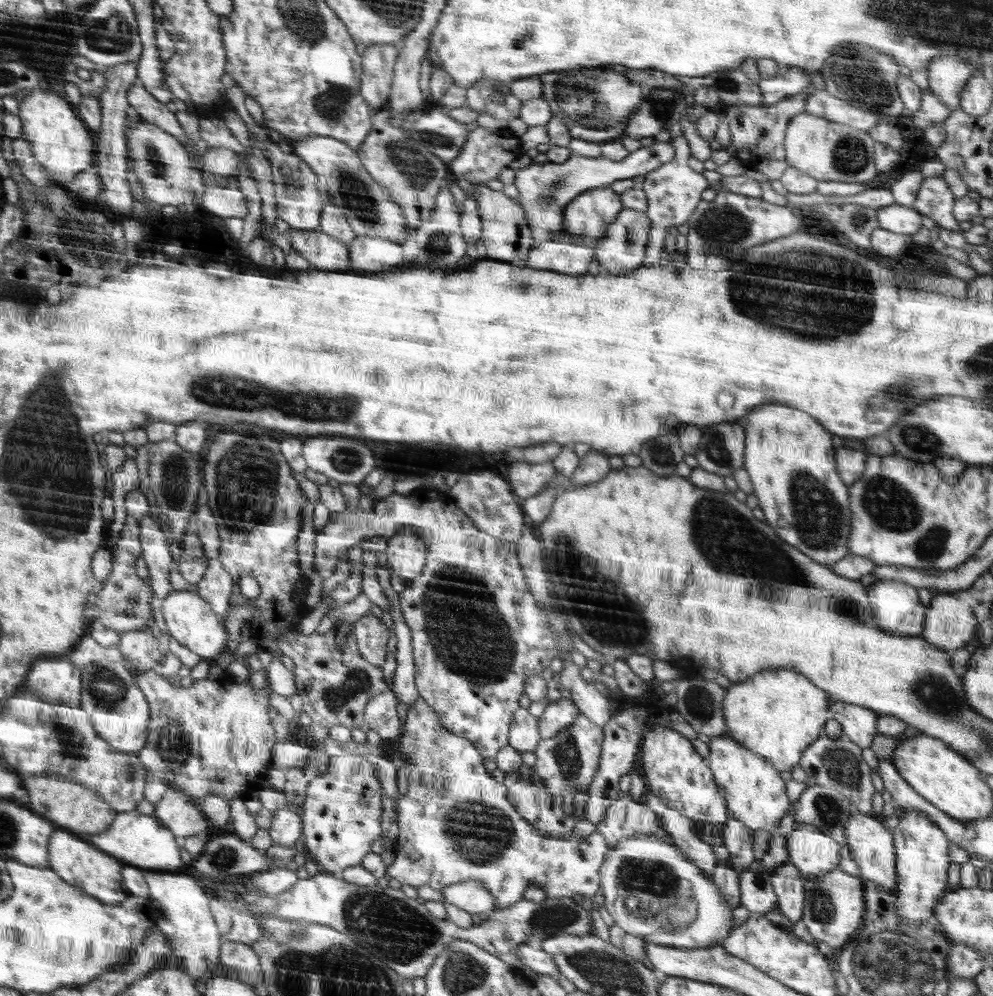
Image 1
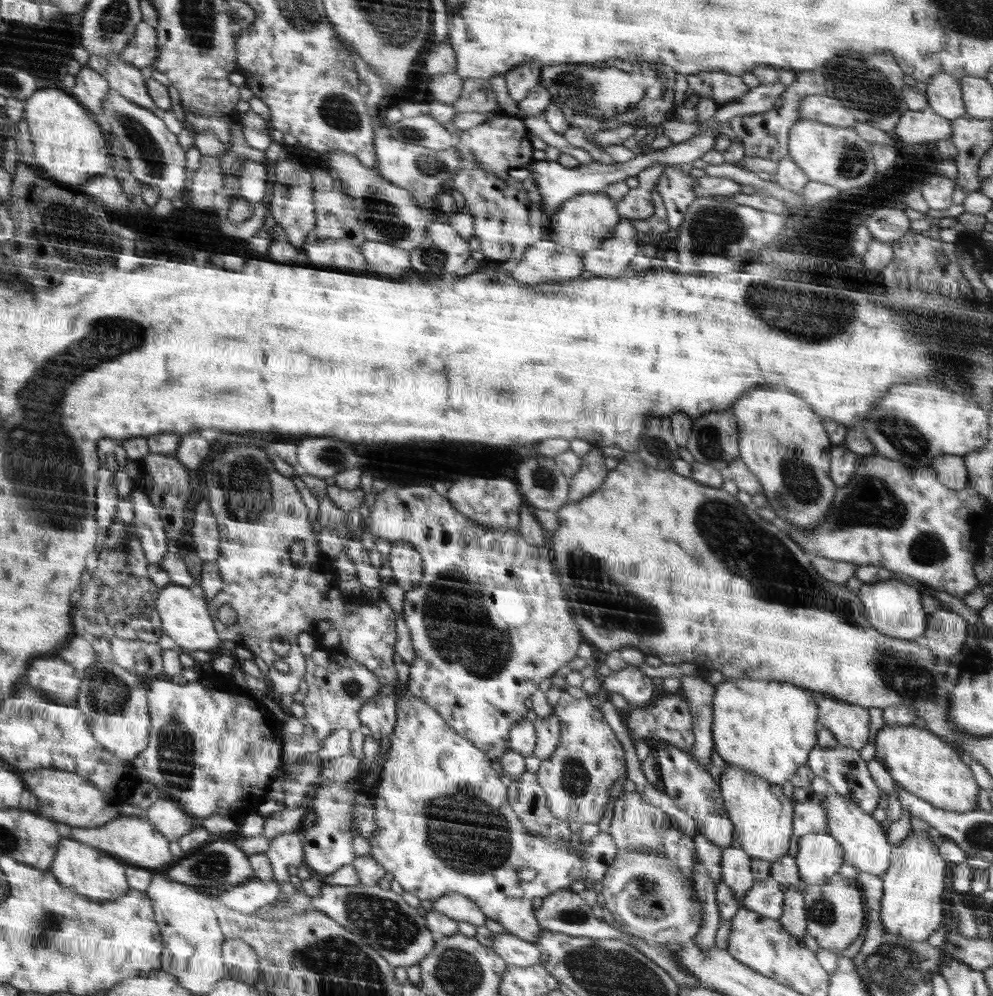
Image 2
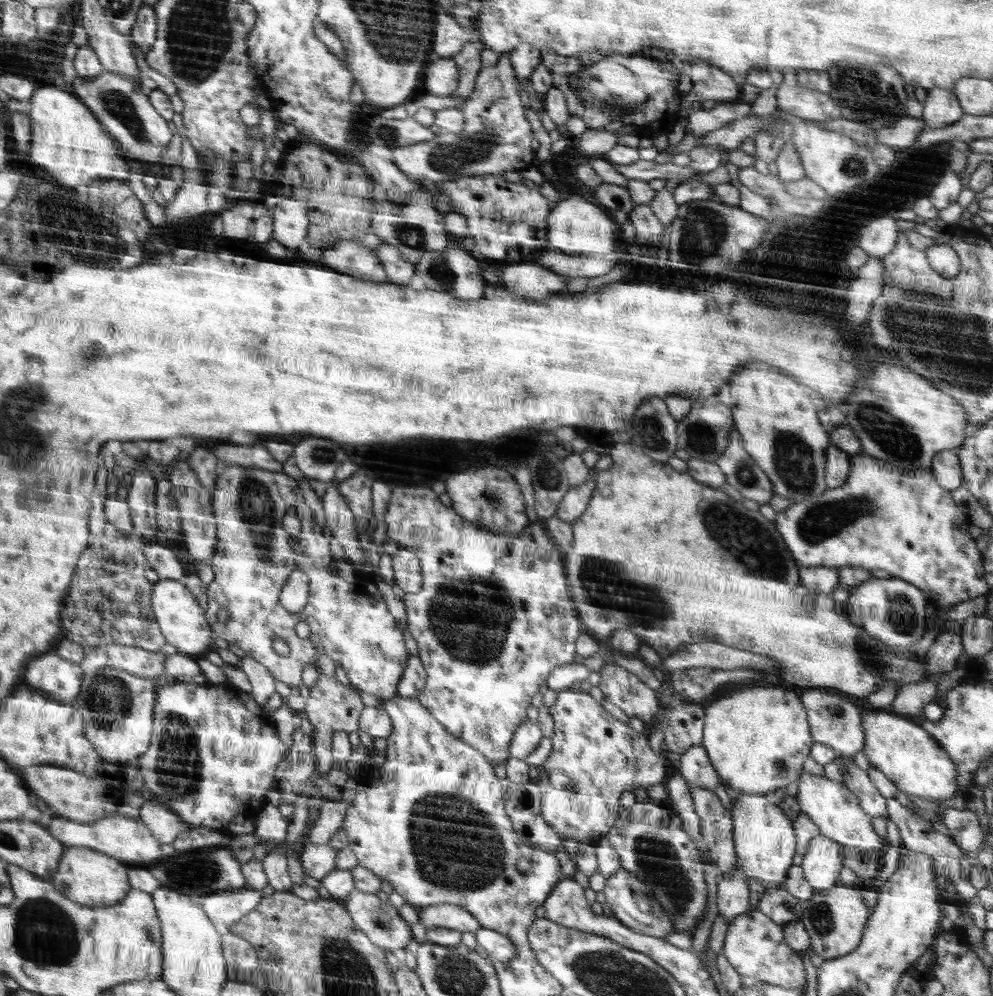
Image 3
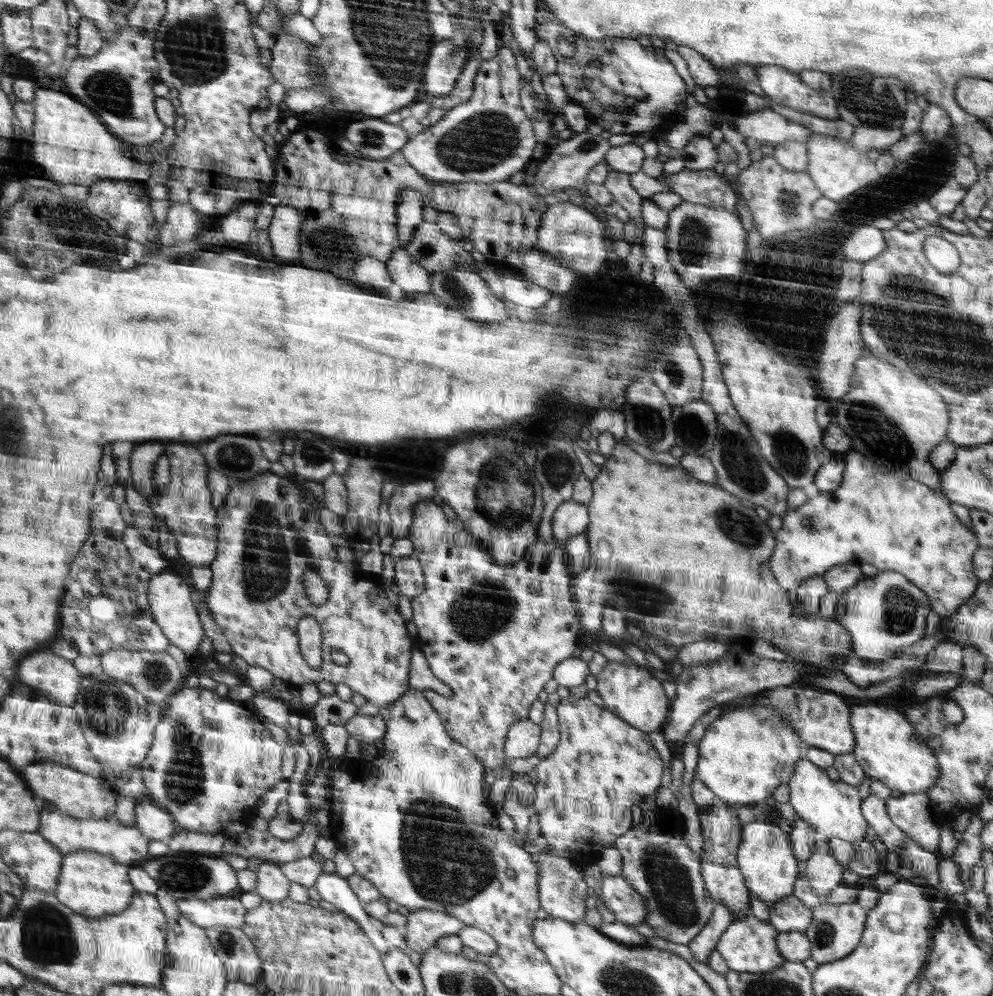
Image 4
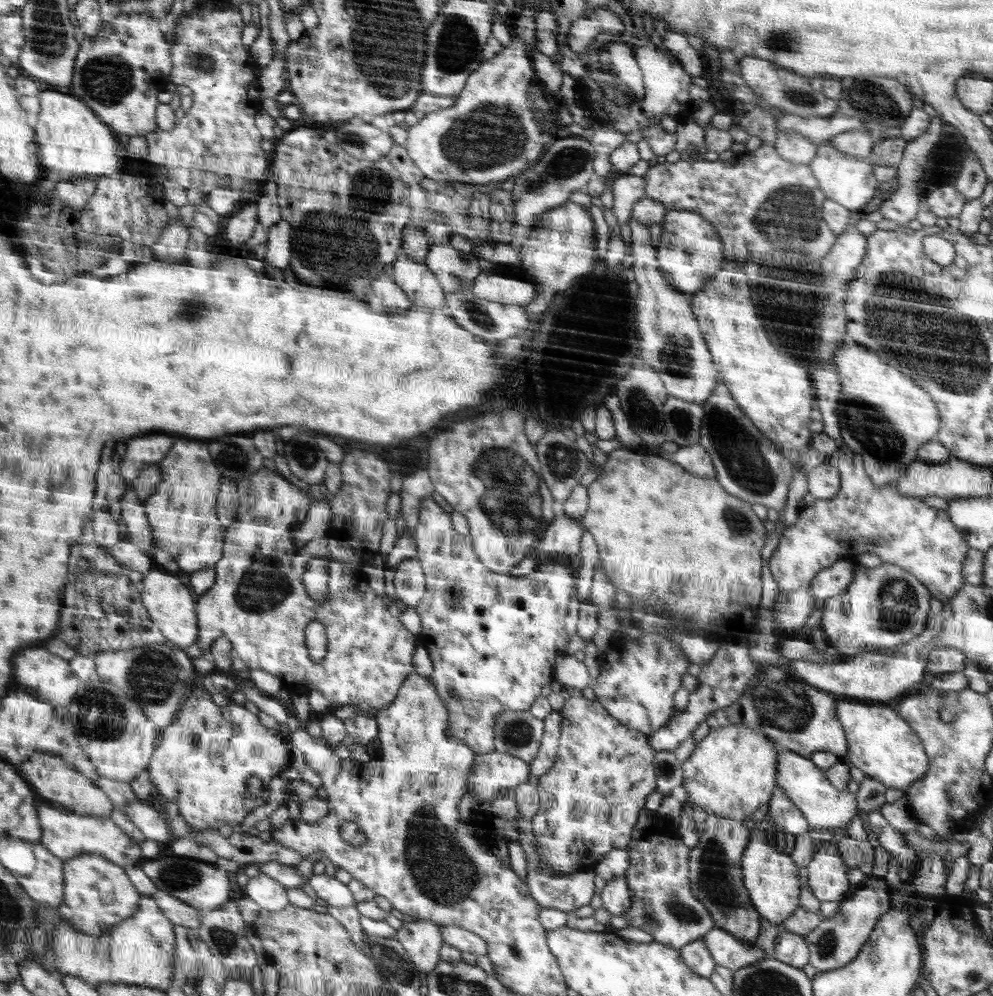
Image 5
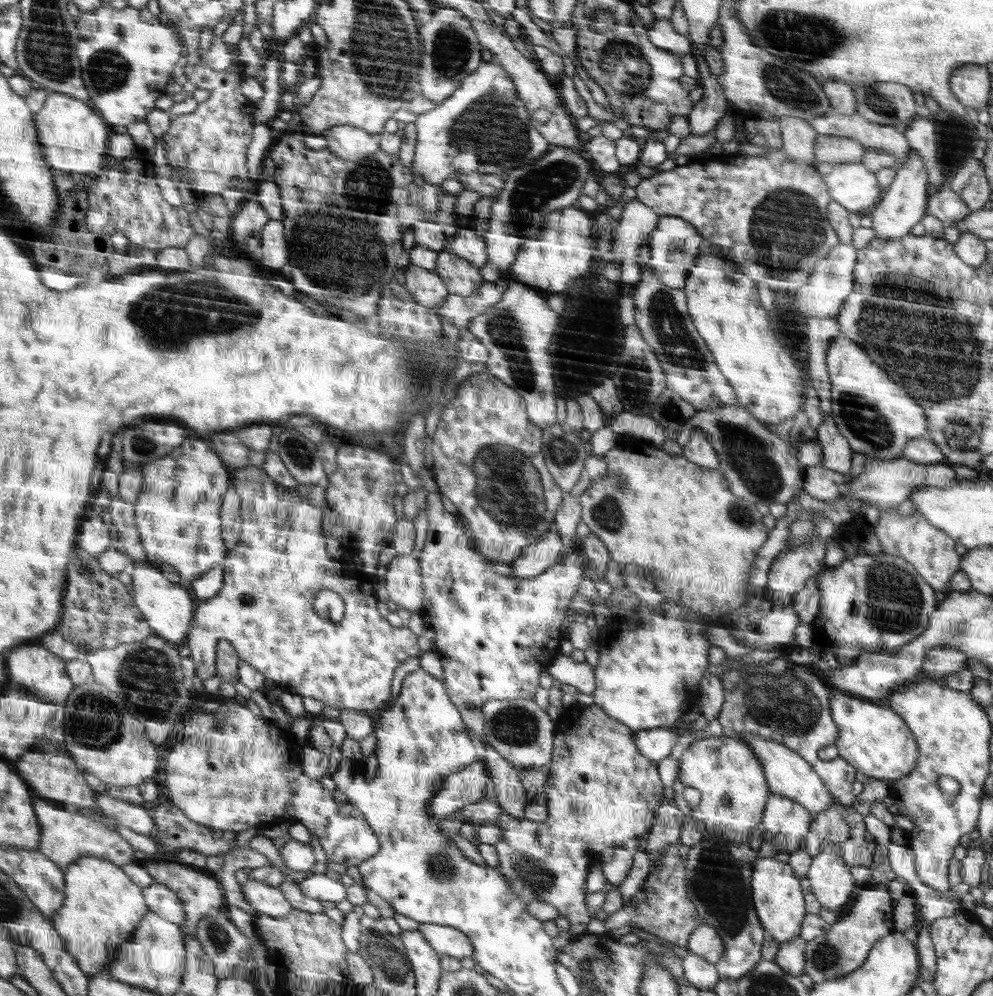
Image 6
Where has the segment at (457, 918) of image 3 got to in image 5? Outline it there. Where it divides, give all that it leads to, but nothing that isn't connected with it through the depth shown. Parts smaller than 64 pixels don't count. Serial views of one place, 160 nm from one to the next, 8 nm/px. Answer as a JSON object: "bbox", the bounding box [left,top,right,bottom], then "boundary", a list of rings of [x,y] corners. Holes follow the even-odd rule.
{"bbox":[394,919,444,975],"boundary":[[[407,919],[394,935],[417,969],[426,975],[434,970],[440,961],[442,926],[444,925],[433,920]]]}

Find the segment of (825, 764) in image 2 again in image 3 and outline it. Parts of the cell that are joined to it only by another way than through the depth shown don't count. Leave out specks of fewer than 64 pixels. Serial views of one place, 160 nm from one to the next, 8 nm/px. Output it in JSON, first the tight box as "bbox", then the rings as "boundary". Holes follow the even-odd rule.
{"bbox":[839,763,887,822],"boundary":[[[855,763],[845,766],[839,774],[843,774],[842,783],[845,783],[851,791],[860,799],[862,808],[868,816],[884,817],[887,822],[887,798],[879,793],[879,790],[870,780],[867,771],[860,769]]]}

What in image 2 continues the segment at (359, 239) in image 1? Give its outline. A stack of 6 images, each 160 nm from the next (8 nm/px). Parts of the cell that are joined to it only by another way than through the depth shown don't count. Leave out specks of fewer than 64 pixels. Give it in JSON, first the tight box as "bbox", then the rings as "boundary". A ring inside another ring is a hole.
{"bbox":[360,239,411,279],"boundary":[[[366,239],[360,249],[372,272],[392,274],[389,277],[401,279],[406,277],[404,272],[410,270],[411,262],[407,250],[370,239]]]}

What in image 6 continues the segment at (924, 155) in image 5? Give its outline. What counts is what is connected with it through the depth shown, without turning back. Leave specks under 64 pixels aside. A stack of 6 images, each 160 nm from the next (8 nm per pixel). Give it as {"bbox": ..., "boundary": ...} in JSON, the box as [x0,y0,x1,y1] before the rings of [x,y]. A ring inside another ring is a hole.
{"bbox":[872,150,929,239],"boundary":[[[914,150],[908,151],[906,160],[896,168],[894,180],[883,193],[872,213],[875,236],[883,239],[902,238],[922,220],[927,213],[927,191],[929,186],[928,171],[923,158]]]}

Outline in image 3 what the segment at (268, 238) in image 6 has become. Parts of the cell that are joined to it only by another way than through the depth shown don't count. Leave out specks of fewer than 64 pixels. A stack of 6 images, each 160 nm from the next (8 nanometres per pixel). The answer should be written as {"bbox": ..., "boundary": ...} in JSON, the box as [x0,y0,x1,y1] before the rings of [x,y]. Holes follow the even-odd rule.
{"bbox":[273,198,309,248],"boundary":[[[286,198],[280,202],[278,212],[273,212],[273,239],[286,248],[296,248],[308,234],[309,210],[305,202]]]}

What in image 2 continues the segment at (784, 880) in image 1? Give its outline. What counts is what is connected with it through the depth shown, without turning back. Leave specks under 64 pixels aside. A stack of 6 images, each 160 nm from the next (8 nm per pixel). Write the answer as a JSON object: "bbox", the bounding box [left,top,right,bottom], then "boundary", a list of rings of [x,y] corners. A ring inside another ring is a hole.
{"bbox":[779,888,807,938],"boundary":[[[796,888],[784,889],[784,914],[779,921],[792,938],[804,938],[807,932],[807,915],[802,891]]]}

